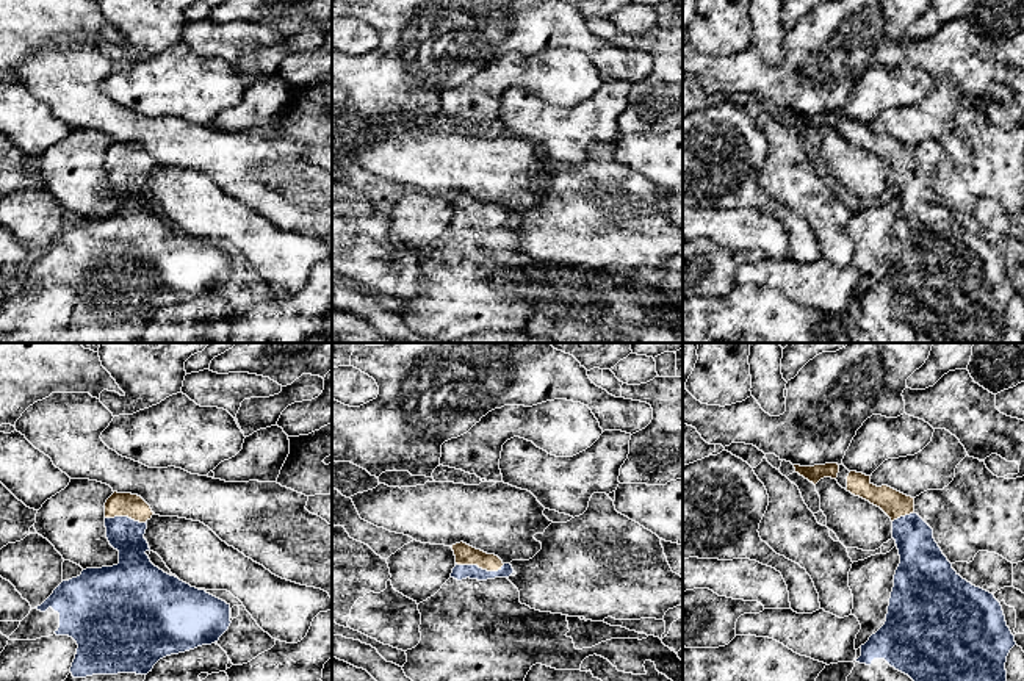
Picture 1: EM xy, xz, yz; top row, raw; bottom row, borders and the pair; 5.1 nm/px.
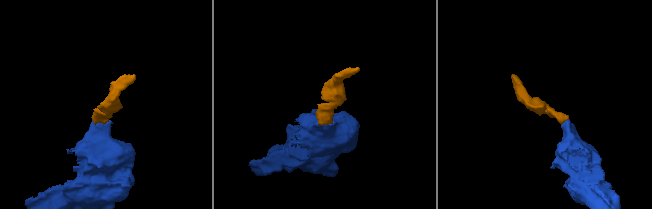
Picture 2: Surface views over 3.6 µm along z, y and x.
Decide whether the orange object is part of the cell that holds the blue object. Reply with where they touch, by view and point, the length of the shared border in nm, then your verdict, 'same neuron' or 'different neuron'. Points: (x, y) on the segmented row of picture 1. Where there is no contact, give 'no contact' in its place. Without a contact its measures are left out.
xz (481, 569) | 260 nm | same neuron

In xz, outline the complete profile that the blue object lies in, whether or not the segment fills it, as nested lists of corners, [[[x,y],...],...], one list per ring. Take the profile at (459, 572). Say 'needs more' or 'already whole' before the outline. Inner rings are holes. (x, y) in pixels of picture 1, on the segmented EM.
needs more | [[[463,542],[451,546],[456,556],[456,567],[451,578],[487,581],[495,578],[509,578],[514,573],[510,564],[504,564],[498,556],[487,554]]]

